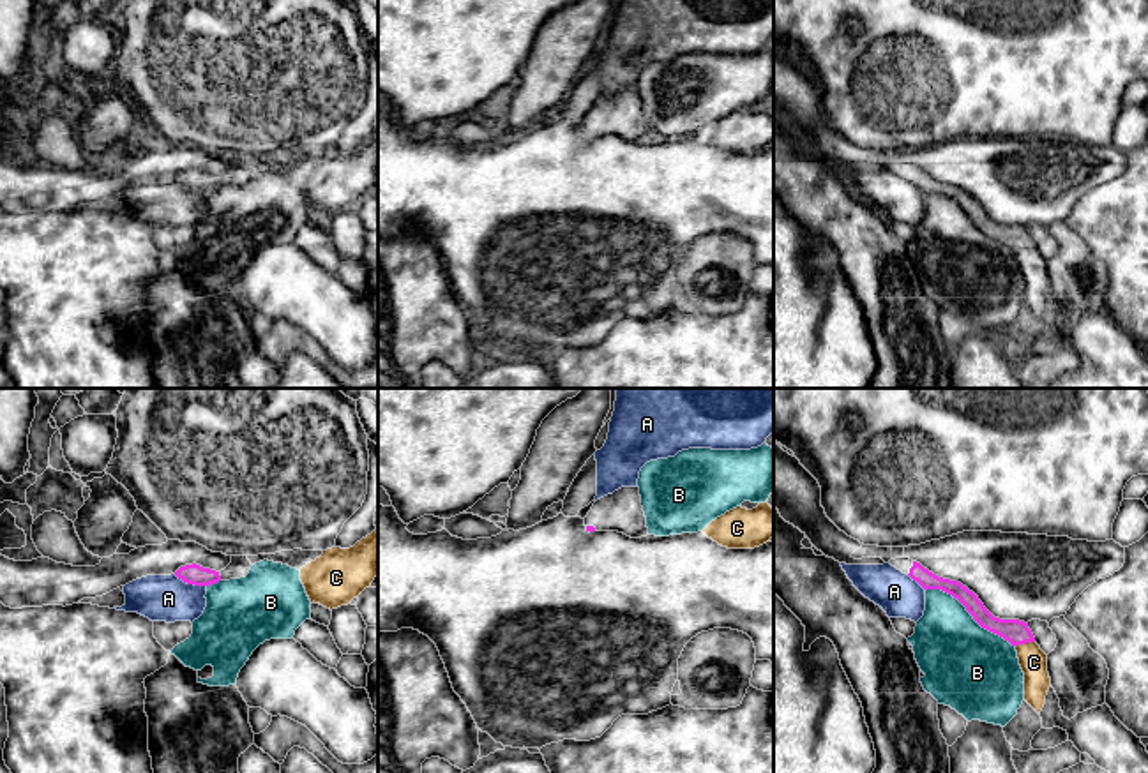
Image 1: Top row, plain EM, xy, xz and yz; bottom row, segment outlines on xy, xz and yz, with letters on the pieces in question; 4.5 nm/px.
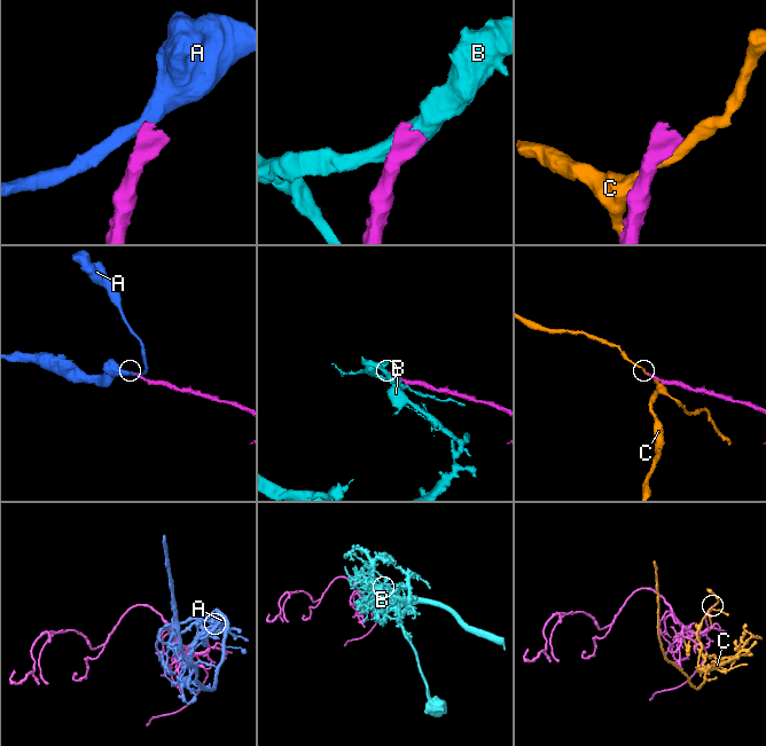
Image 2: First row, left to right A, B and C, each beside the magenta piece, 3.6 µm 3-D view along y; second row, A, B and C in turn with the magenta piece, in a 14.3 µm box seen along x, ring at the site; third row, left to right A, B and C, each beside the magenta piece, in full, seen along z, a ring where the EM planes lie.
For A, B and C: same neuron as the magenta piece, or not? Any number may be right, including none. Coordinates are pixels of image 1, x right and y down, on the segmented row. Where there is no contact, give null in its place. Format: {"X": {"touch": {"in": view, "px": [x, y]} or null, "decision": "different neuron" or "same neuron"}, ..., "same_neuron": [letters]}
{"A": {"touch": {"in": "xy", "px": [189, 583]}, "decision": "different neuron"}, "B": {"touch": {"in": "yz", "px": [970, 613]}, "decision": "different neuron"}, "C": {"touch": {"in": "yz", "px": [1025, 643]}, "decision": "different neuron"}, "same_neuron": []}

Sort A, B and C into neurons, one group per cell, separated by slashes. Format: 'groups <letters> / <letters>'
groups A / B / C

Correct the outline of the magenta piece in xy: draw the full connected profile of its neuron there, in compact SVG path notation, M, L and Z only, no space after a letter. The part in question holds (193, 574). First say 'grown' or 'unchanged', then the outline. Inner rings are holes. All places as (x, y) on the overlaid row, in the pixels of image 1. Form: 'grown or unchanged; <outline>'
grown; M231 556L231 563L221 572L203 568L203 567L193 563L193 565L180 567L175 572L175 575L187 584L210 586L219 581L245 577L249 574L251 567L253 565L247 559L247 556Z

